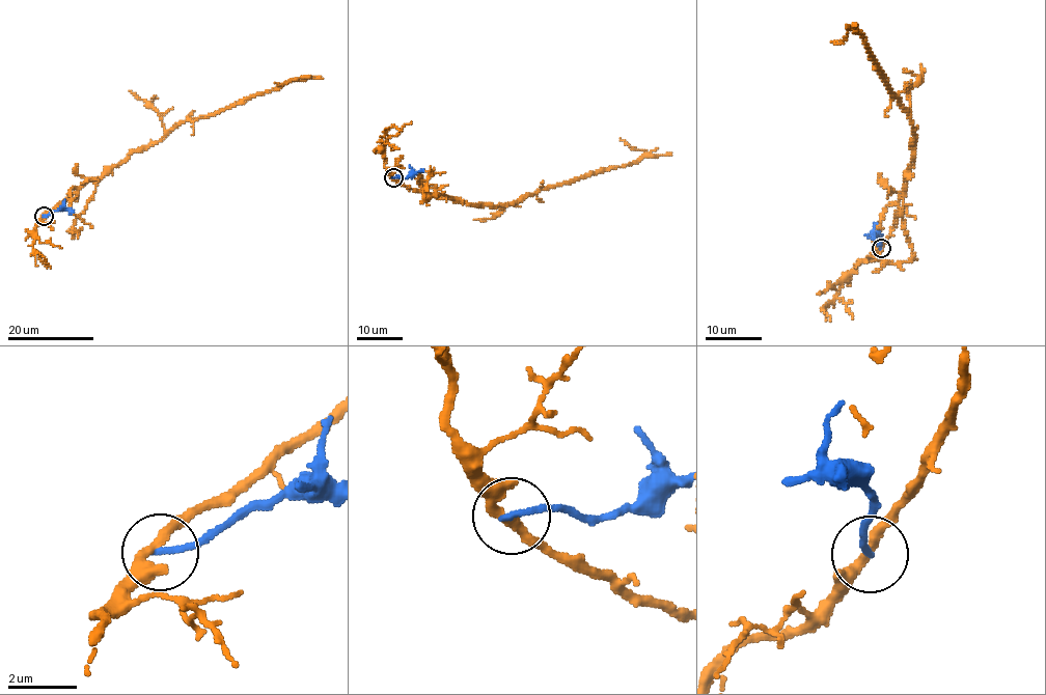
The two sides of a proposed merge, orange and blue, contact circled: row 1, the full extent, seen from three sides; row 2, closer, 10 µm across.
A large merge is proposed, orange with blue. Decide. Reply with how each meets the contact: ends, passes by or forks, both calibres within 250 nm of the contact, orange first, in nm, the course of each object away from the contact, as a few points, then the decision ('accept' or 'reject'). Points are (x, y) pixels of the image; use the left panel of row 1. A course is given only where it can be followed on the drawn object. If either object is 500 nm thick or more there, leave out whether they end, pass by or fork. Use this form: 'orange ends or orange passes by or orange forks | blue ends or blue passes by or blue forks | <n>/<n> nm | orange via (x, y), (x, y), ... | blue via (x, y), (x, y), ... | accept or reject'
orange passes by | blue ends | 280/180 nm | orange via (44, 216), (133, 153), (157, 143), (181, 123), (218, 113), (299, 78), (274, 83) | blue via (44, 217), (60, 210), (74, 211) | reject

